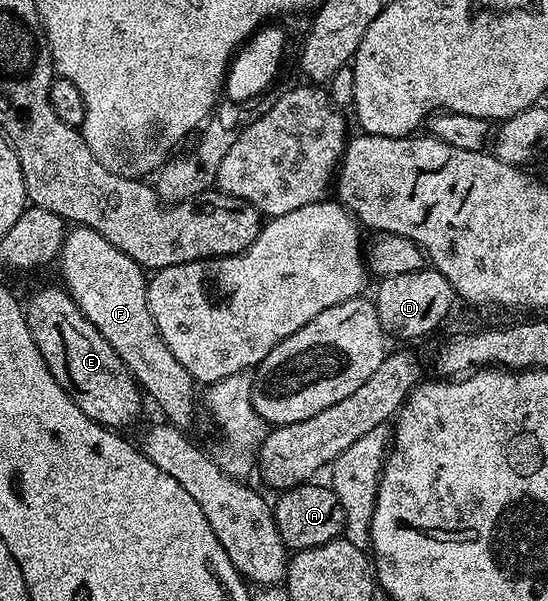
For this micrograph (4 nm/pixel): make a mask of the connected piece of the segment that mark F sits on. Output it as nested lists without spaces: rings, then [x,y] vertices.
[[[77,225],[65,232],[59,265],[63,288],[67,289],[74,303],[78,303],[82,315],[102,331],[102,339],[106,339],[122,363],[126,363],[137,386],[156,400],[157,407],[168,416],[165,418],[171,424],[188,427],[196,413],[196,405],[198,409],[198,385],[186,367],[174,359],[156,329],[154,315],[150,315],[149,278],[145,270],[130,259],[130,255],[118,251],[114,243],[98,235],[98,231],[85,225]]]

